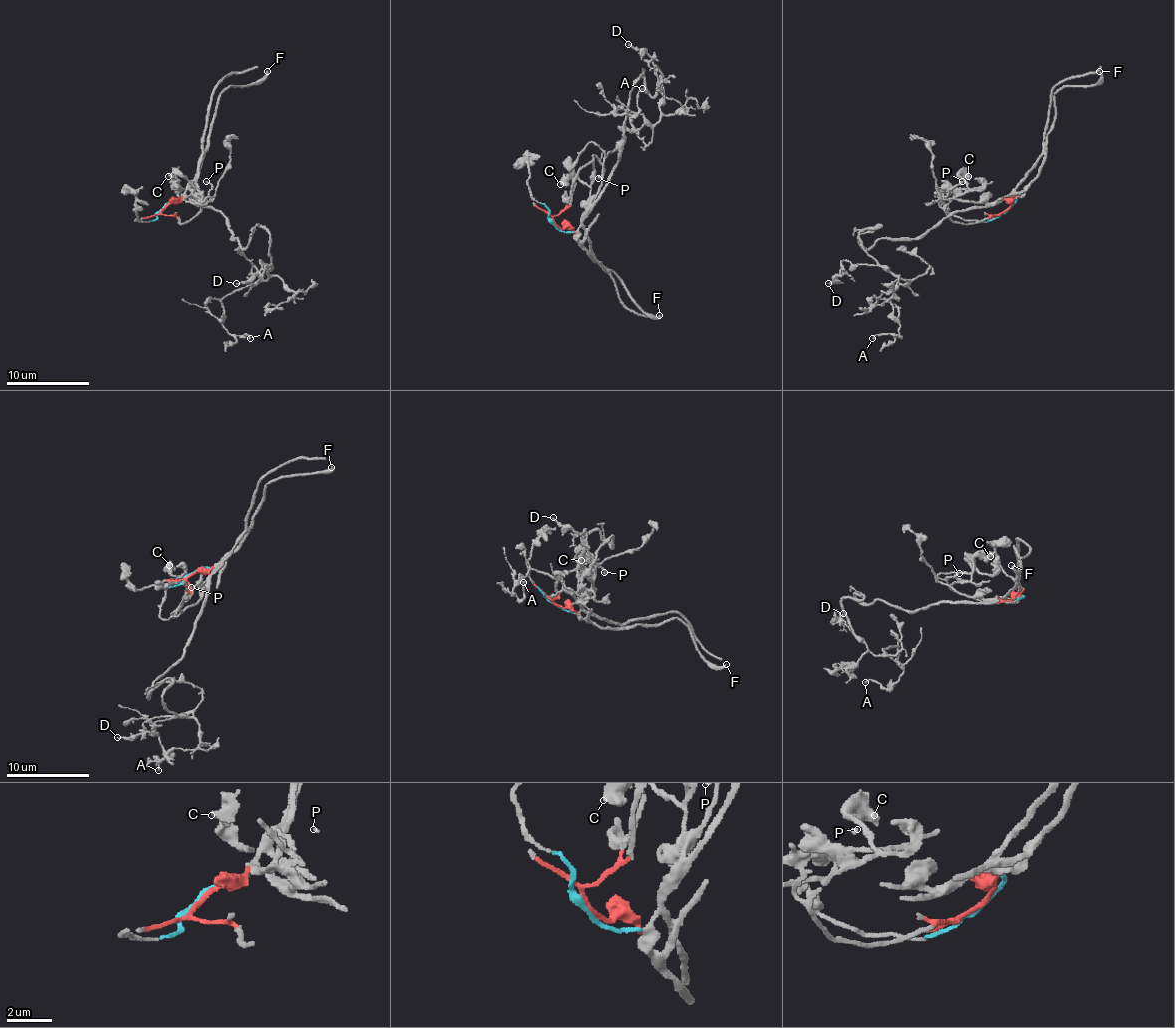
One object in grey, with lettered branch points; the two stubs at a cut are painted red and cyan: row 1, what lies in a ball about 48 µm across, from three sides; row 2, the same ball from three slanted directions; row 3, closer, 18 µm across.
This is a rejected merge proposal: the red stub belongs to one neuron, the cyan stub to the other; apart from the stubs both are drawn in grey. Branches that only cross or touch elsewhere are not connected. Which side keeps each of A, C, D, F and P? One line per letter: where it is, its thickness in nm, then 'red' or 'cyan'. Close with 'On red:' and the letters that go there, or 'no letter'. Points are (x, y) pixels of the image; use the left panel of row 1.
A: (250, 338) | 150 nm | cyan
C: (168, 176) | 400 nm | red
D: (236, 283) | 150 nm | cyan
F: (267, 71) | 220 nm | red
P: (206, 181) | 180 nm | red
On red: C, F, P

